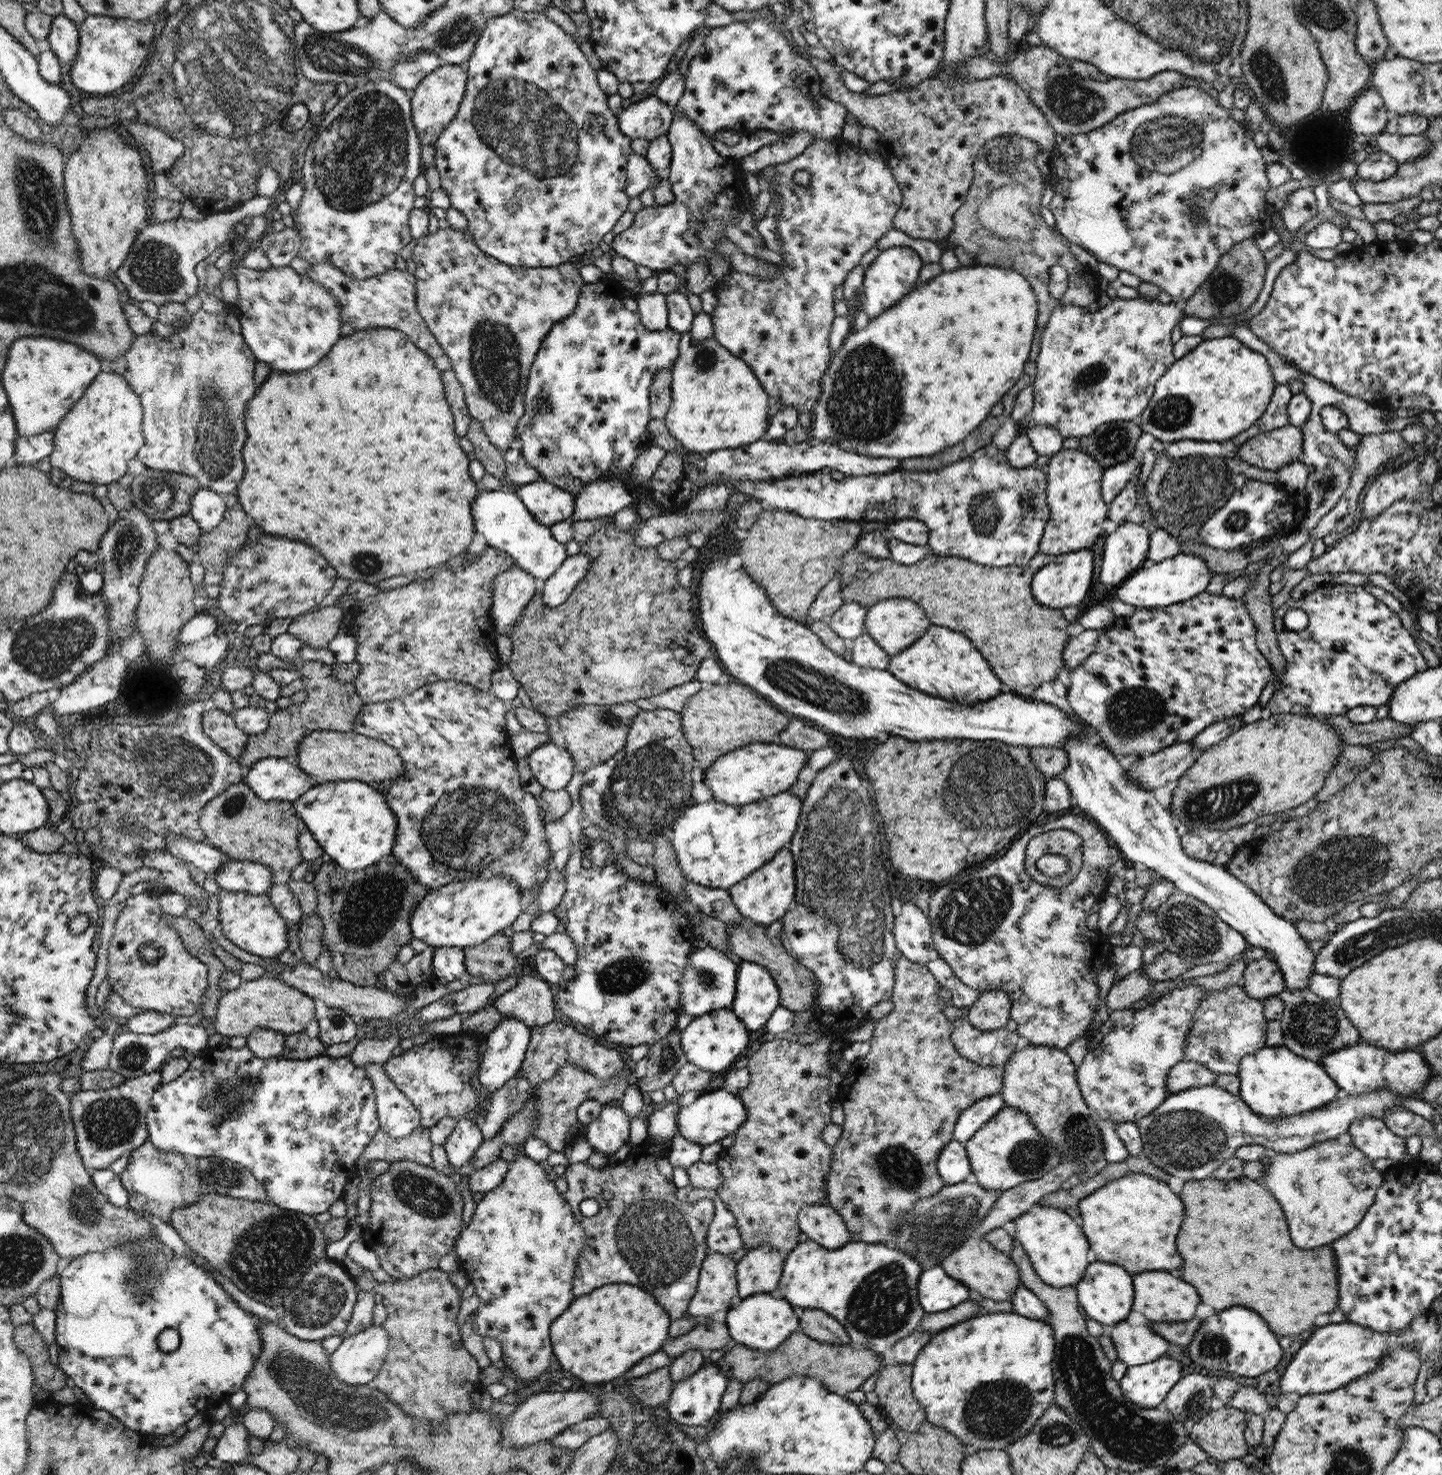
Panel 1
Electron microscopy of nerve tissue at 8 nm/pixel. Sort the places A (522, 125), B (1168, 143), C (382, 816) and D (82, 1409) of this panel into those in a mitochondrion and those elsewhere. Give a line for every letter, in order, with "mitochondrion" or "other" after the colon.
A: mitochondrion
B: mitochondrion
C: other
D: other

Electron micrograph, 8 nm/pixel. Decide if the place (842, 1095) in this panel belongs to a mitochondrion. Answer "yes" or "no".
no

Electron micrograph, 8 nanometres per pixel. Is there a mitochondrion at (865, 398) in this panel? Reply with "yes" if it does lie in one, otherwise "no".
yes

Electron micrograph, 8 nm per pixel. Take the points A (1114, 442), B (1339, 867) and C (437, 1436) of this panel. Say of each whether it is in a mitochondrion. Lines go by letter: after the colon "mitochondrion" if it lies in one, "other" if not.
A: mitochondrion
B: mitochondrion
C: other

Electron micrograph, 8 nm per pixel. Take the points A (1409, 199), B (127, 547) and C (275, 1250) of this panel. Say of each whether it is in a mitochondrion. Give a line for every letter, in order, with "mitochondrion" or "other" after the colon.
A: other
B: mitochondrion
C: mitochondrion

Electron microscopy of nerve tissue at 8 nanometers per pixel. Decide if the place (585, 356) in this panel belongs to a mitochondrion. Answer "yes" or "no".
no

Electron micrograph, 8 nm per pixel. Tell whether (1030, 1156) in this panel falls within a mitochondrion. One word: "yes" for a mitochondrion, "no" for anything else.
yes

